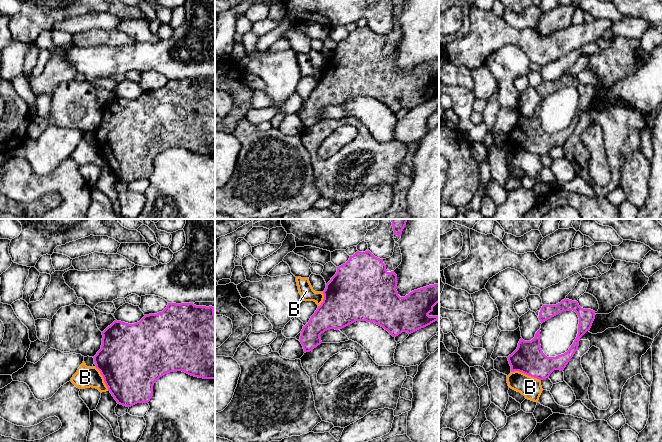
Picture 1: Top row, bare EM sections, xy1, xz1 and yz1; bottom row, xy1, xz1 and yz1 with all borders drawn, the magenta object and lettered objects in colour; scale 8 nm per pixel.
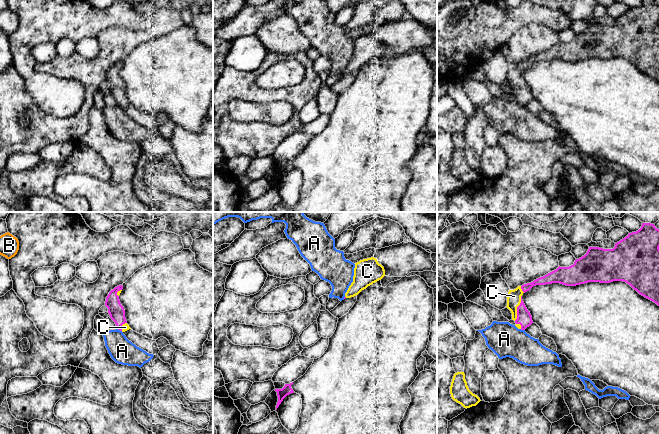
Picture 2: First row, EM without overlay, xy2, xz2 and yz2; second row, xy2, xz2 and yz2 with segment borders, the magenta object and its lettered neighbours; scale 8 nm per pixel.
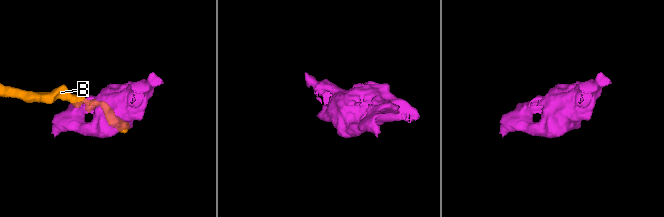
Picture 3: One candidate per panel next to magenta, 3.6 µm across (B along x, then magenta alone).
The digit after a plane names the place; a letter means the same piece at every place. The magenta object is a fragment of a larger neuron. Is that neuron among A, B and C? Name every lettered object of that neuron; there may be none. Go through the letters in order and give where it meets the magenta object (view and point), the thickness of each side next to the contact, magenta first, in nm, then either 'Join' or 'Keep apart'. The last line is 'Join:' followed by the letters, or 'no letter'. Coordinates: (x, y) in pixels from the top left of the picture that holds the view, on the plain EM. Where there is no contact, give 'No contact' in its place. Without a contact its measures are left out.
A: Touches magenta at xy2 (119, 105). Thickness 130 nm (magenta) against 200 nm. Keep apart
B: Touches magenta at yz1 (526, 150). Thickness 240 nm (magenta) against 170 nm. Keep apart
C: Touches magenta at yz2 (517, 84). Thickness 120 nm (magenta) against 110 nm. Join
Join: C

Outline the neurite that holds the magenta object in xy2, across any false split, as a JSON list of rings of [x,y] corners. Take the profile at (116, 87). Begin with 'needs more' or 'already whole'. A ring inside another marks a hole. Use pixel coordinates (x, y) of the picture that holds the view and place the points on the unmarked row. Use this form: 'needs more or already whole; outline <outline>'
needs more; outline [[[119,61],[111,66],[106,73],[105,82],[108,84],[110,94],[115,98],[117,105],[125,108],[131,104],[127,100],[125,86],[119,76],[119,71],[122,65],[123,62]]]

